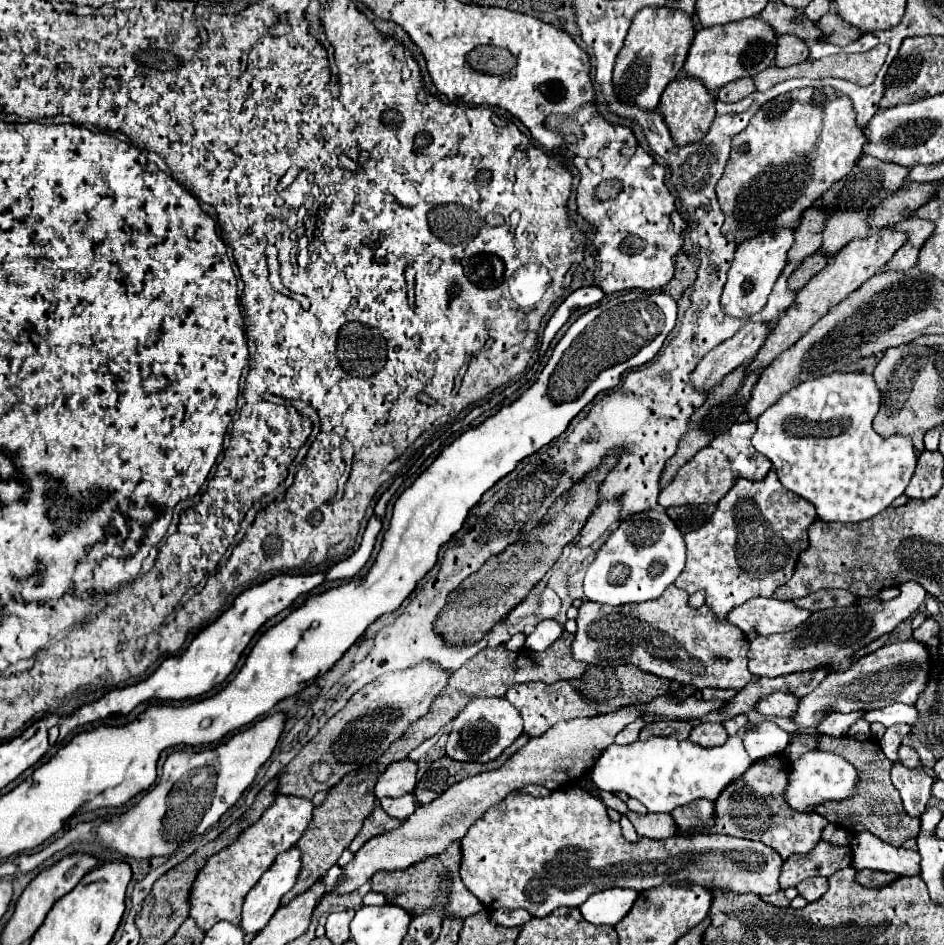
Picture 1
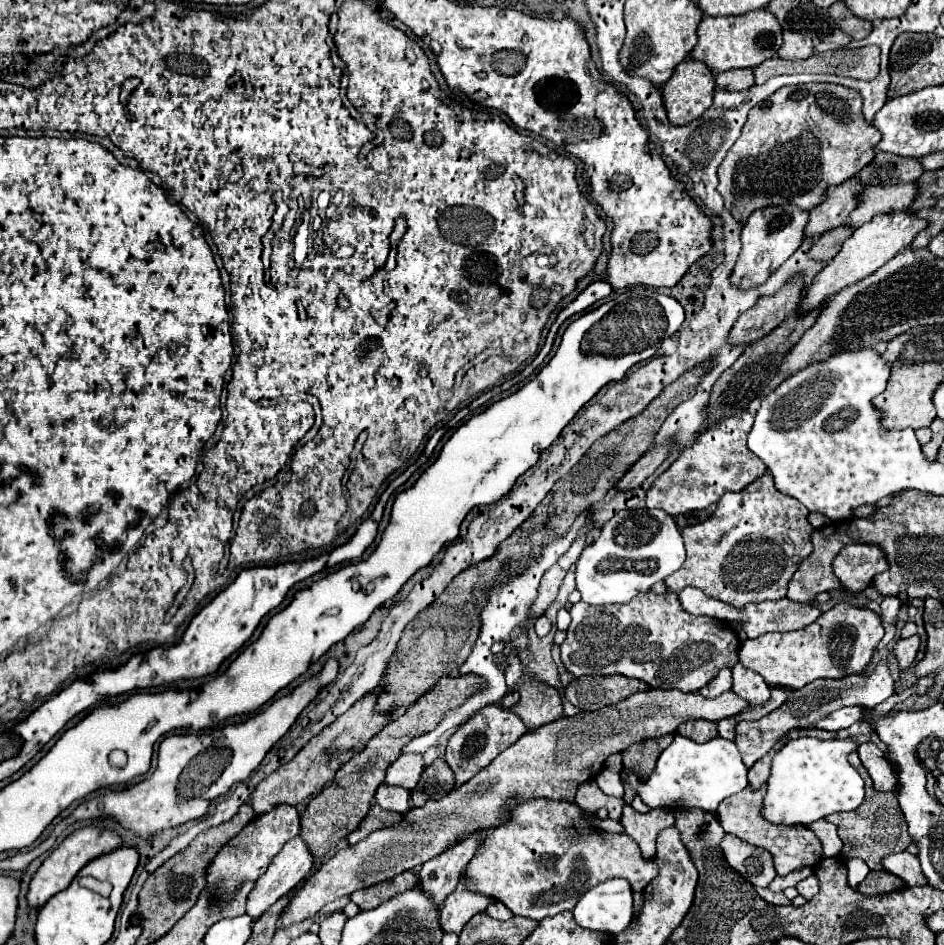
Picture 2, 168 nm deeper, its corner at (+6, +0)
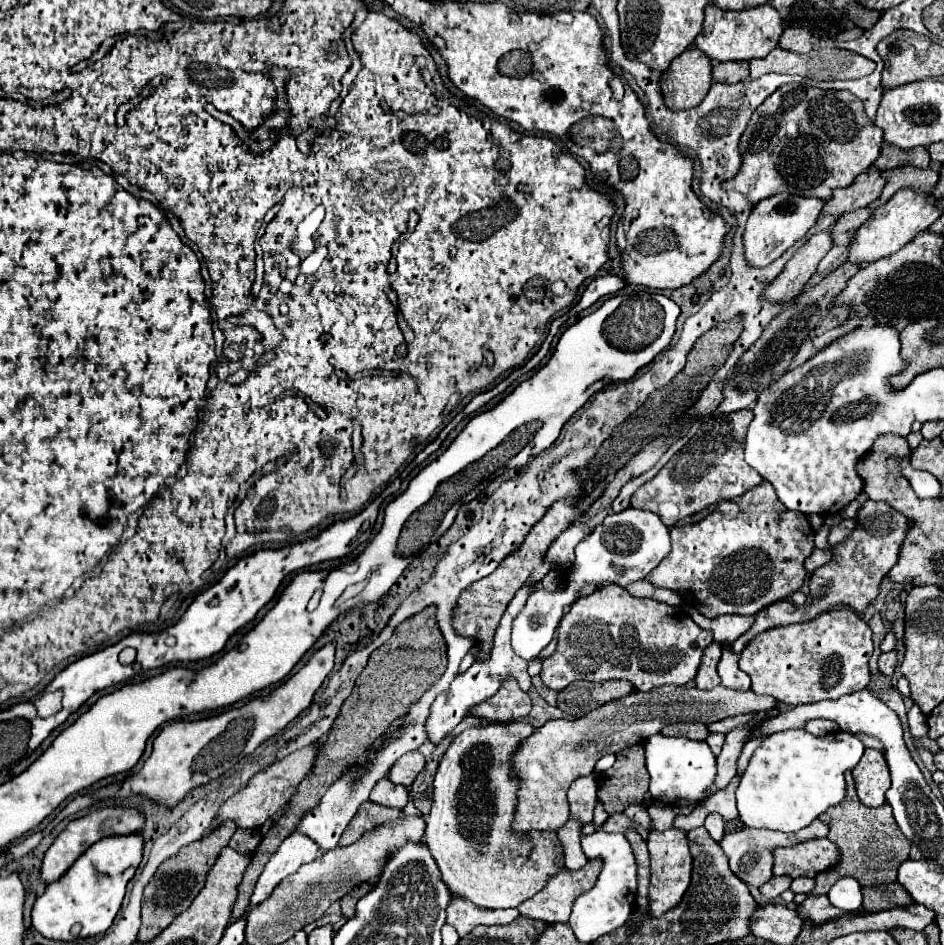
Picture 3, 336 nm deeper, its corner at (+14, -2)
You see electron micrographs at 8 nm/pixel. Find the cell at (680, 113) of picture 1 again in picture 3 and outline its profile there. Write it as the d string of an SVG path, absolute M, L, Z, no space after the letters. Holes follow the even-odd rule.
M697 47L685 49L661 75L665 105L673 111L695 107L711 87L711 59Z

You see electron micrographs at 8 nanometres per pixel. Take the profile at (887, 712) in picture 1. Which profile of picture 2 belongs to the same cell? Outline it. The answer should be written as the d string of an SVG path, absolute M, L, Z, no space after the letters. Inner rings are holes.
M841 707L841 709L833 711L825 721L817 721L817 729L825 729L825 731L847 729L855 721L859 721L861 715L863 715L861 707Z

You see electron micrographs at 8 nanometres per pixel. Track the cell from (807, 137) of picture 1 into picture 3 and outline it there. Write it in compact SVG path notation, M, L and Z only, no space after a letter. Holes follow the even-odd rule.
M789 83L779 87L749 121L745 135L741 137L741 155L743 167L731 183L725 183L725 189L741 191L749 197L751 203L759 203L775 193L789 191L797 195L831 199L833 189L849 187L857 175L865 173L875 159L879 157L883 145L883 131L867 117L861 99L849 91L825 91L819 87L809 87L805 83Z

